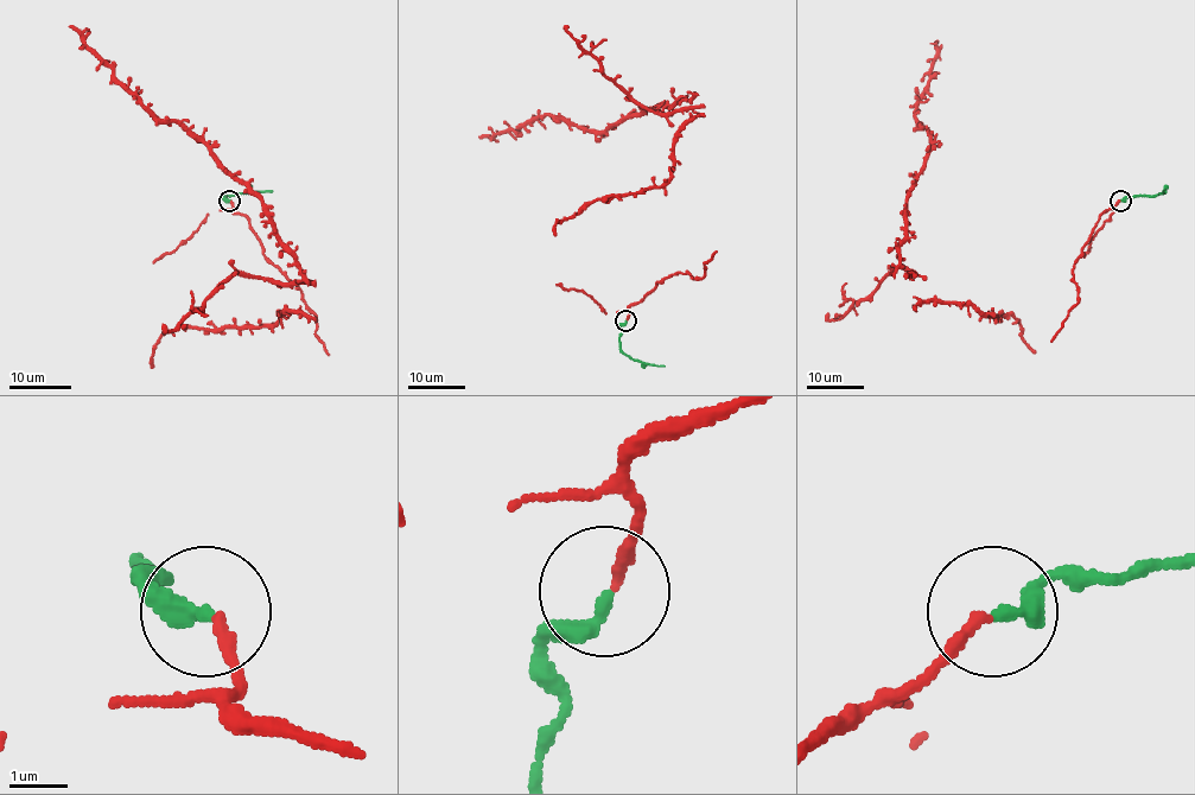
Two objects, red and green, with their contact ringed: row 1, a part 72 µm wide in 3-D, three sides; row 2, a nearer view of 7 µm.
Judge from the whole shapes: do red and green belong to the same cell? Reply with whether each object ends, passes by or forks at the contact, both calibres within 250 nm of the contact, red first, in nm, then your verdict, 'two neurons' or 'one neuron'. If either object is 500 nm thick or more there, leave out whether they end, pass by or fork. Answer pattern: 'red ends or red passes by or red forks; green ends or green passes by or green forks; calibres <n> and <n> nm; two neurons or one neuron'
red ends; green ends; calibres 190 and 280 nm; one neuron

